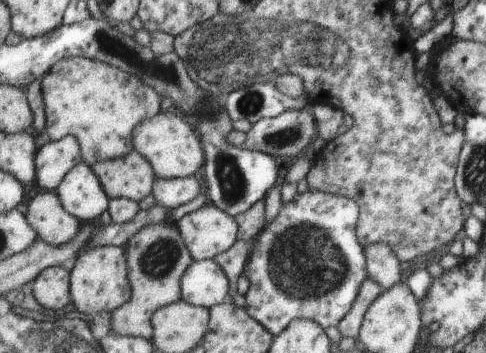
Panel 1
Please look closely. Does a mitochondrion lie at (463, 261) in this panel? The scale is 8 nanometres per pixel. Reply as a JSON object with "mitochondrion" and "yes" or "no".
{"mitochondrion":"no"}

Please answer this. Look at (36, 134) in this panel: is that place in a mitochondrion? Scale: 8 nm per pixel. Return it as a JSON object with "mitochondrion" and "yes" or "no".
{"mitochondrion":"no"}

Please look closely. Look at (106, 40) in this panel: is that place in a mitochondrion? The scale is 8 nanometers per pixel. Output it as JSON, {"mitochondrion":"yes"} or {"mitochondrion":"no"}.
{"mitochondrion":"yes"}

